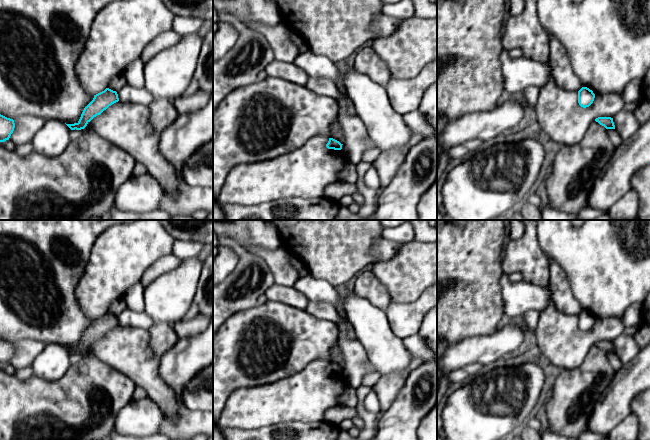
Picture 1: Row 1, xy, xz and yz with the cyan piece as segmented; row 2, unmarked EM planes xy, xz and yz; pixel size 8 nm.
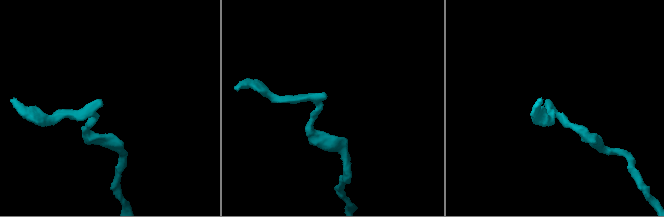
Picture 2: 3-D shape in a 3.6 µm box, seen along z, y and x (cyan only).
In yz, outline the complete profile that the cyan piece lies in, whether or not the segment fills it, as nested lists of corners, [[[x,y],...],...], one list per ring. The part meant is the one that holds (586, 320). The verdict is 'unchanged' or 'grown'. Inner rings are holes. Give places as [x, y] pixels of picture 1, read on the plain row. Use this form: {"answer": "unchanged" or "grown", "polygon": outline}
{"answer": "unchanged", "polygon": [[[582,311],[578,315],[578,327],[583,332],[589,331],[593,327],[594,322],[595,318],[587,311]]]}

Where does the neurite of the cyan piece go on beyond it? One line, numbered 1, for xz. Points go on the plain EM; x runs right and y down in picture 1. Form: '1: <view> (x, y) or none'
1: none

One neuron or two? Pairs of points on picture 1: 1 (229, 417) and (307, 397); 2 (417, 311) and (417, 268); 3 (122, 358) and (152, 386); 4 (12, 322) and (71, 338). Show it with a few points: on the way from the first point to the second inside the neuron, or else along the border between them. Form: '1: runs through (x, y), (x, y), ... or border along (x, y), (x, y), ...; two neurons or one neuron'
1: runs through (248, 408), (288, 400); one neuron
2: border along (426, 288), (410, 302), (394, 303); two neurons
3: runs through (129, 363), (145, 379); one neuron
4: runs through (27, 327), (35, 329), (40, 333), (56, 333); one neuron

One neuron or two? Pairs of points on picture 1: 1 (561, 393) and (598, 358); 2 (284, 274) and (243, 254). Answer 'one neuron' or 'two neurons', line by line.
1: one neuron
2: two neurons

